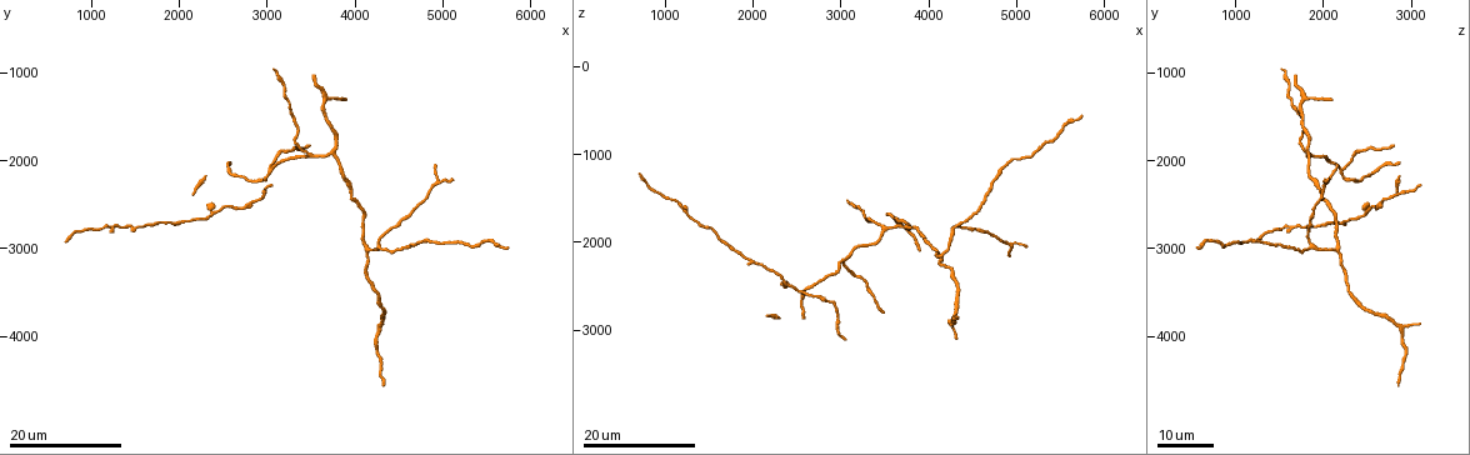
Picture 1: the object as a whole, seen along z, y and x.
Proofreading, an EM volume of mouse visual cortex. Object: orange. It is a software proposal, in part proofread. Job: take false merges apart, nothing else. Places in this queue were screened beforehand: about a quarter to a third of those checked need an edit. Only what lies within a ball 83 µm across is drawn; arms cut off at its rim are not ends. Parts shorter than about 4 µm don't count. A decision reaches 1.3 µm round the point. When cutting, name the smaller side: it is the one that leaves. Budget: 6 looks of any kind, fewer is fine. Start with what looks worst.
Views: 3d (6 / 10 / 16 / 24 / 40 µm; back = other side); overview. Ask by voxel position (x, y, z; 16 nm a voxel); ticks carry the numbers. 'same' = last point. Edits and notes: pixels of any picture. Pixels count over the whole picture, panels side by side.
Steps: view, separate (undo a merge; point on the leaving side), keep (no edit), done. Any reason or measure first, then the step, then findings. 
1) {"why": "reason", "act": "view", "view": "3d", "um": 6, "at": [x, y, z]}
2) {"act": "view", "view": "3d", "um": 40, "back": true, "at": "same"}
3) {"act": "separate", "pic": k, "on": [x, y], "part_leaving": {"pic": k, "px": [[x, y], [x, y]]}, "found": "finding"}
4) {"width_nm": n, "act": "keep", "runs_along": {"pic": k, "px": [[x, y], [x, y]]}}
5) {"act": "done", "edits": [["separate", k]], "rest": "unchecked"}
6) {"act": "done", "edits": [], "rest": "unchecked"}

{"why": "side arm on a straight run", "act": "view", "view": "3d", "um": 16, "at": [3500, 1900, 1800]}

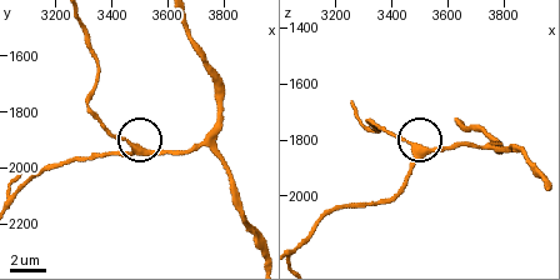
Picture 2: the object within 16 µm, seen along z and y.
{"act": "view", "view": "3d", "um": 6, "at": [3500, 1930, 1830]}

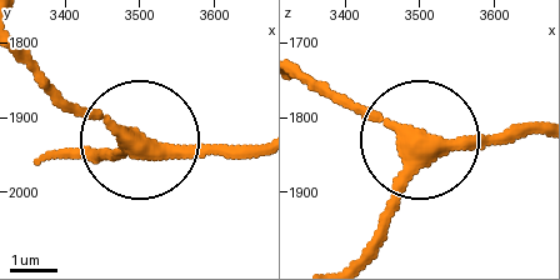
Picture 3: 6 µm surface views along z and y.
{"side_arm_um": 21, "act": "keep", "runs_along": {"pic": 3, "px": [[115, 154], [131, 146], [36, 75]]}, "found": "continuous, no second neuron"}

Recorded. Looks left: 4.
{"act": "view", "view": "3d", "um": 24, "at": [4300, 2950, 1850]}

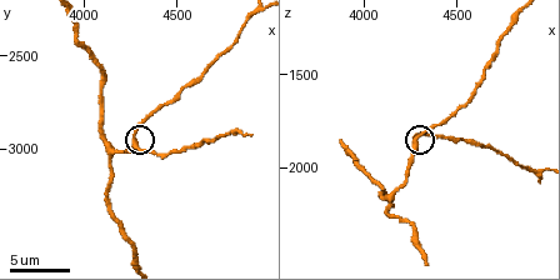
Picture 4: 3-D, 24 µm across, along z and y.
{"why": "zoom in", "act": "view", "view": "3d", "um": 6, "at": [4260, 2980, 1840]}

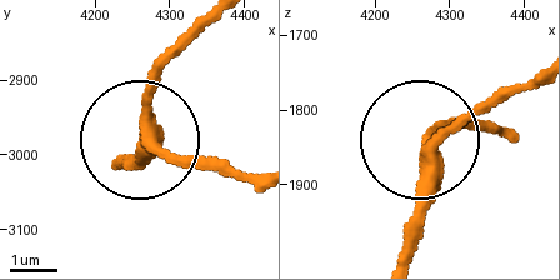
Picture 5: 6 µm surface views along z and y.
{"width_nm": 310, "act": "keep", "found": "all the same neuron"}

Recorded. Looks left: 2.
{"why": "two arms in line, one across", "act": "view", "view": "3d", "um": 16, "at": [3050, 2100, 2250]}

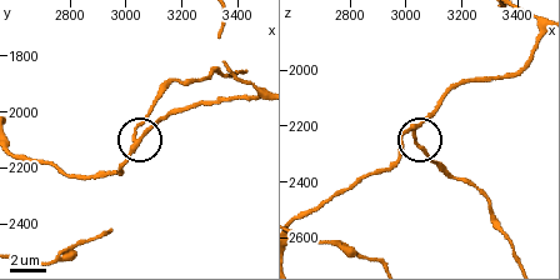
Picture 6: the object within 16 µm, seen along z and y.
{"why": "closer look", "act": "view", "view": "3d", "um": 6, "at": [3040, 2120, 2220]}

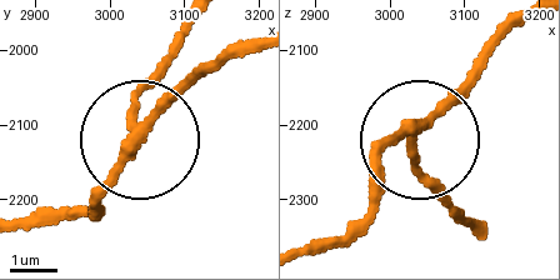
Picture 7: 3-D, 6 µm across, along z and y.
{"act": "keep", "runs_along": {"pic": 7, "px": [[524, 21], [416, 145], [420, 176], [449, 209]]}, "found": "one neuron here"}

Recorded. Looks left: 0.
{"act": "done", "edits": [], "rest": "unchecked"}

